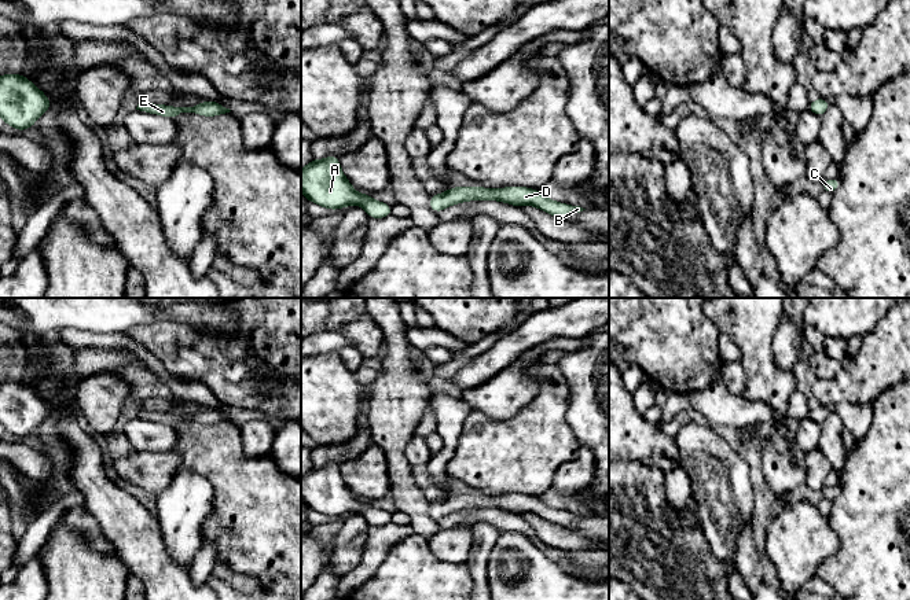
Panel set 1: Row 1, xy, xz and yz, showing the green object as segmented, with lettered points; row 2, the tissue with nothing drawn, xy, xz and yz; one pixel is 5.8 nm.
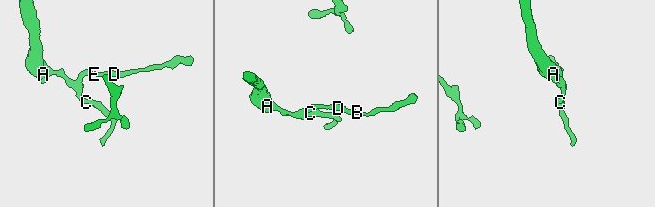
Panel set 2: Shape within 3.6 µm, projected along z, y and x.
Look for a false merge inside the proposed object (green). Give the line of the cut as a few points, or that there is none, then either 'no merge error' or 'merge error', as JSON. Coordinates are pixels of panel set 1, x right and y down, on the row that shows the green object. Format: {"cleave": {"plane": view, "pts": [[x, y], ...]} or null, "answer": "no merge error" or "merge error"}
{"cleave": null, "answer": "no merge error"}

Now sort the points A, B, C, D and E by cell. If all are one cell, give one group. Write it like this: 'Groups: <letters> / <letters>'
Groups: A B C D E

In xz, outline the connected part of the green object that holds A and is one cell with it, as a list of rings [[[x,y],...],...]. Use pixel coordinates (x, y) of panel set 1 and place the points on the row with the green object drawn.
[[[334,155],[324,159],[312,159],[301,169],[301,192],[308,202],[324,209],[338,210],[357,203],[370,218],[392,216],[392,206],[353,189],[353,185],[342,173],[340,158]]]

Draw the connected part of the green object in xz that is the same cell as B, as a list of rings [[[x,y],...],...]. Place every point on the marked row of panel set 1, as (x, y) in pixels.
[[[518,185],[506,188],[452,187],[443,194],[432,195],[429,206],[433,211],[440,213],[452,205],[467,200],[499,200],[502,203],[510,203],[518,207],[529,205],[559,218],[566,218],[572,214],[586,210],[580,206],[551,200],[546,198],[539,189]]]

